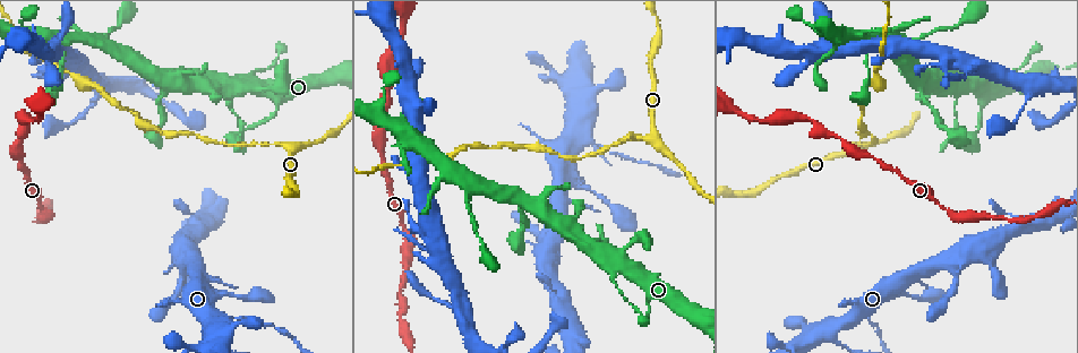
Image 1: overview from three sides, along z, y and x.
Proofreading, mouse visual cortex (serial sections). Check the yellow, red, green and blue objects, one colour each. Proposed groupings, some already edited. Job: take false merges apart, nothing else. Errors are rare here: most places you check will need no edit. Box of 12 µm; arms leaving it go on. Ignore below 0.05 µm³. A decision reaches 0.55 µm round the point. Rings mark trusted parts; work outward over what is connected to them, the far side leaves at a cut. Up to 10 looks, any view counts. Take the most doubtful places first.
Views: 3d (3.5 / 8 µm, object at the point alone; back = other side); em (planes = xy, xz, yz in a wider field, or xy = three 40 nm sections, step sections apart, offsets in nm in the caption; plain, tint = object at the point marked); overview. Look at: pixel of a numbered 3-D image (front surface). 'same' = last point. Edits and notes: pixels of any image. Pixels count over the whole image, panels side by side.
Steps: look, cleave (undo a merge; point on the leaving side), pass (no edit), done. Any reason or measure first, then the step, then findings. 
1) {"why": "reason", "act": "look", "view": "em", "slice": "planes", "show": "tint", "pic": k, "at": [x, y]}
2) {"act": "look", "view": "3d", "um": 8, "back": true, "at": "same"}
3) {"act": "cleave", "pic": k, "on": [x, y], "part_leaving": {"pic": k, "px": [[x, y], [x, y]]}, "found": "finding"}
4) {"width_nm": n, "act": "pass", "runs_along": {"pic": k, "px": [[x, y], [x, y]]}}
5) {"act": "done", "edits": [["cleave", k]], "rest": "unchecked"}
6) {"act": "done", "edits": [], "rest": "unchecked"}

{"why": "a narrow waist", "act": "look", "view": "3d", "um": 3.5, "pic": 1, "at": [869, 317]}

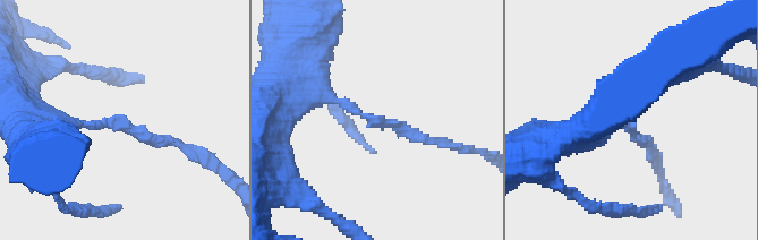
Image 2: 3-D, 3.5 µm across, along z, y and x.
{"arm_widths_nm": [150, 350], "why": "shape alone is not enough", "act": "look", "view": "em", "slice": "xy", "step": 5, "show": "tint", "pic": 2, "at": [108, 125]}

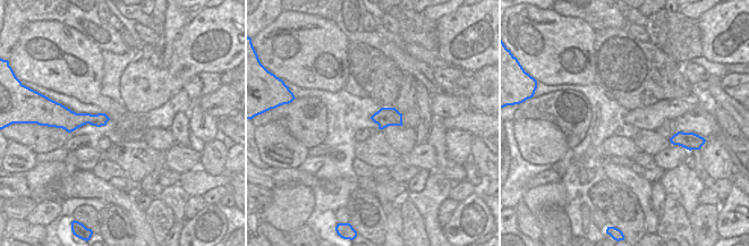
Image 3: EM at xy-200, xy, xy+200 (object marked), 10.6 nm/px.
{"act": "look", "view": "em", "slice": "planes", "show": "tint", "at": "same"}

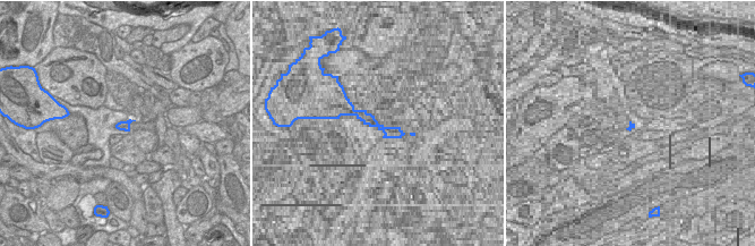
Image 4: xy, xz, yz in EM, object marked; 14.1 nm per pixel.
{"act": "pass", "runs_along": {"pic": 2, "px": [[294, 85], [429, 140]]}, "found": "one cell here"}

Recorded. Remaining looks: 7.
{"why": "sharp bend", "act": "look", "view": "3d", "um": 3.5, "pic": 1, "at": [477, 183]}

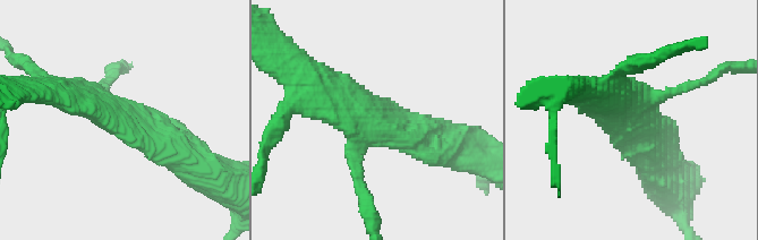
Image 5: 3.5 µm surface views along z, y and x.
{"why": "need the tissue", "act": "look", "view": "em", "slice": "xy", "step": 2, "show": "tint", "pic": 5, "at": [632, 115]}

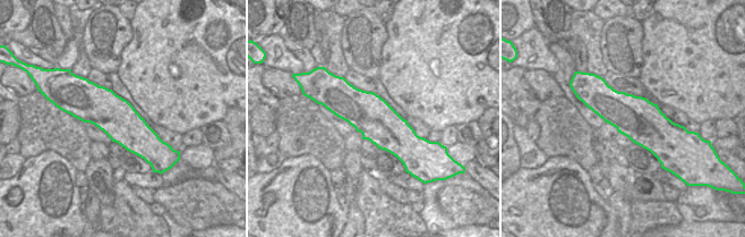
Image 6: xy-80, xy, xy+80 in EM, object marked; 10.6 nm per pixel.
{"arms": 3, "arm_widths_nm": [150, 400, 500], "act": "pass", "runs_along": {"pic": 5, "px": [[182, 156], [130, 118], [60, 94]]}, "found": "one cell here"}

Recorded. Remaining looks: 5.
{"why": "arms part here", "act": "look", "view": "3d", "um": 3.5, "pic": 1, "at": [654, 135]}

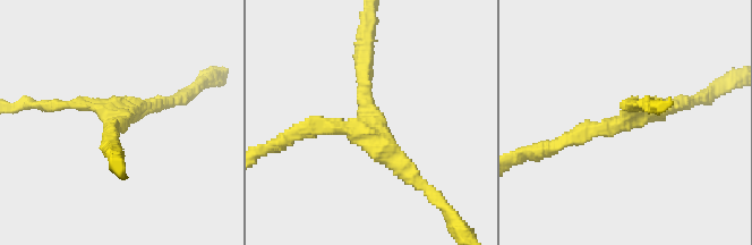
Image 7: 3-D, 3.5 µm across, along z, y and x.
{"arms": 3, "arm_widths_nm": [200, 200, 200], "why": "need the tissue", "act": "look", "view": "em", "slice": "xy", "step": 3, "show": "tint", "pic": 7, "at": [111, 118]}

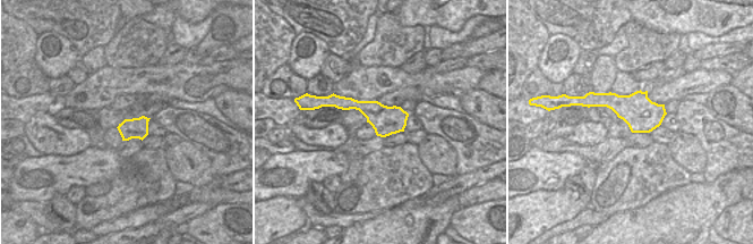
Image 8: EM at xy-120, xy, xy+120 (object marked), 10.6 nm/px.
{"act": "pass", "found": "continuous, no second cell"}

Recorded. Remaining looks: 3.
{"why": "side arm on a straight run", "act": "look", "view": "3d", "um": 3.5, "pic": 1, "at": [590, 97]}

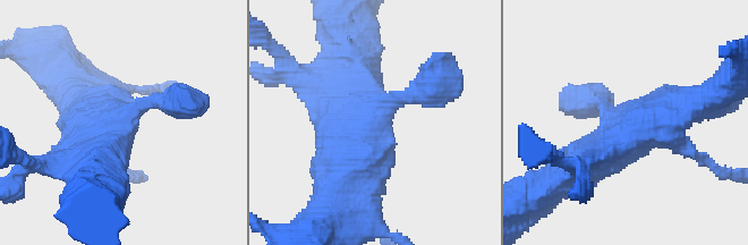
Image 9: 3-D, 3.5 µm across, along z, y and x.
{"why": "now the EM", "act": "look", "view": "em", "slice": "xy", "step": 3, "show": "tint", "pic": 9, "at": [621, 120]}

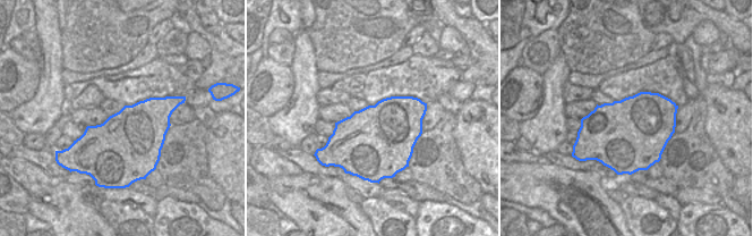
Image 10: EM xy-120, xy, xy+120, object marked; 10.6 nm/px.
{"act": "look", "view": "em", "slice": "xy", "step": 2, "show": "tint", "at": "same"}

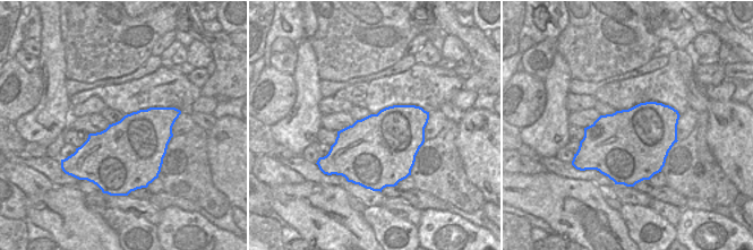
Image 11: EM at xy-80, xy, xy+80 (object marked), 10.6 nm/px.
{"width_nm": 750, "act": "pass", "runs_along": {"pic": 9, "px": [[703, 99], [644, 124], [584, 166]]}, "found": "continuous, no second cell"}

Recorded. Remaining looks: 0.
{"act": "done", "edits": [], "rest": "unchecked"}

